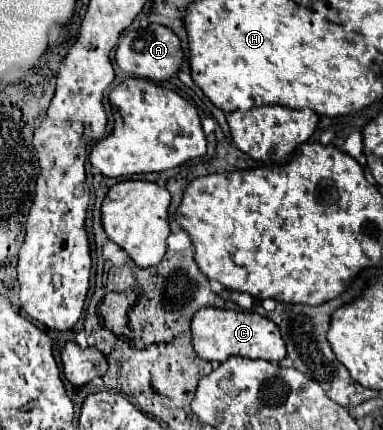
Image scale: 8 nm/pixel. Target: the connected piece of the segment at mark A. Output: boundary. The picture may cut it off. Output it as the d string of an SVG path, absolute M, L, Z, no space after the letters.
M148 24L146 28L136 28L136 30L126 32L126 36L122 36L122 40L116 48L114 58L116 58L116 64L130 76L164 82L178 72L184 52L182 52L180 40L174 36L174 32L170 32L168 28L162 28L160 24Z

